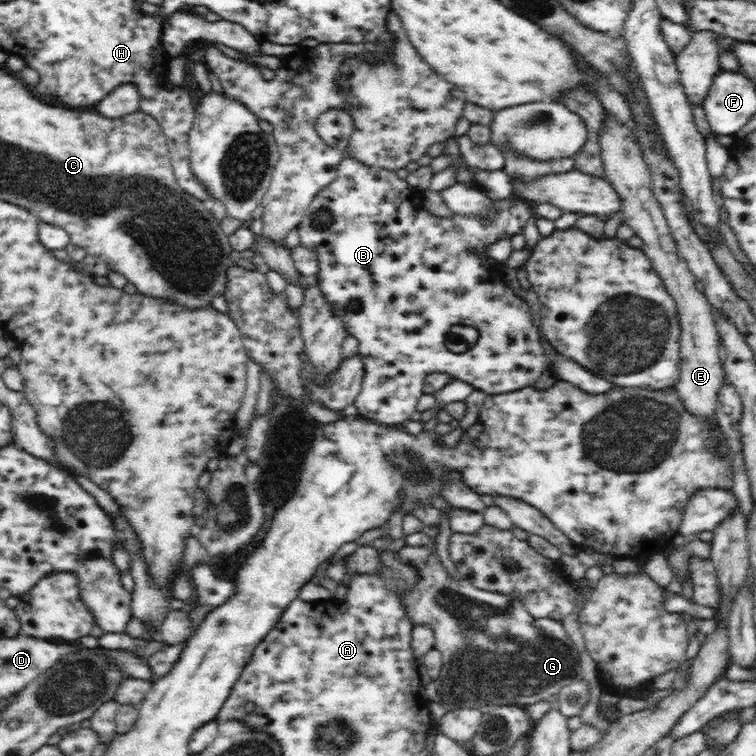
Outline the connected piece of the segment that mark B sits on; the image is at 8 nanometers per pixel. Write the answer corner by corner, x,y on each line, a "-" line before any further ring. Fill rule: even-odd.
344,155
342,161
337,166
336,178
314,198
306,212
302,214
302,220
300,220
300,224
297,226
301,245
316,253
320,267
319,273
315,278
317,286
323,292
326,300
341,314
347,335
356,337
356,340
359,342
359,355
363,357
365,365
360,394
356,396
354,405
359,410
359,415
371,418
371,420
383,423
384,425
402,425
403,422
410,419
412,413
417,410
418,400
423,394
423,382
429,374
448,373
452,378
472,385
475,390
483,390
488,395
506,394
506,392
516,392
516,390
526,388
526,386
533,386
536,380
540,378
543,370
548,368
549,364
543,347
543,335
532,323
529,304
514,295
510,287
506,288
506,284
492,282
492,276
490,276
488,268
484,267
478,258
489,258
485,253
485,248
488,245
507,238
506,236
510,237
521,233
526,223
534,217
534,206
526,203
526,201
522,201
522,199
516,199
512,195
504,201
492,201
495,210
494,216
490,216
490,218
485,218
485,216
470,216
468,218
467,216
454,213
454,217
446,219
433,215
426,208
422,208
420,200
422,198
420,198
419,192
414,192
414,189
410,190
409,184
404,179
400,179
395,171
366,166
364,163
357,161
356,158
-
472,249
477,250
479,256
473,255
471,253
-
452,324
464,324
464,326
476,328
480,334
478,343
470,348
470,350
462,352
462,354
446,350
444,336
448,334
448,328

